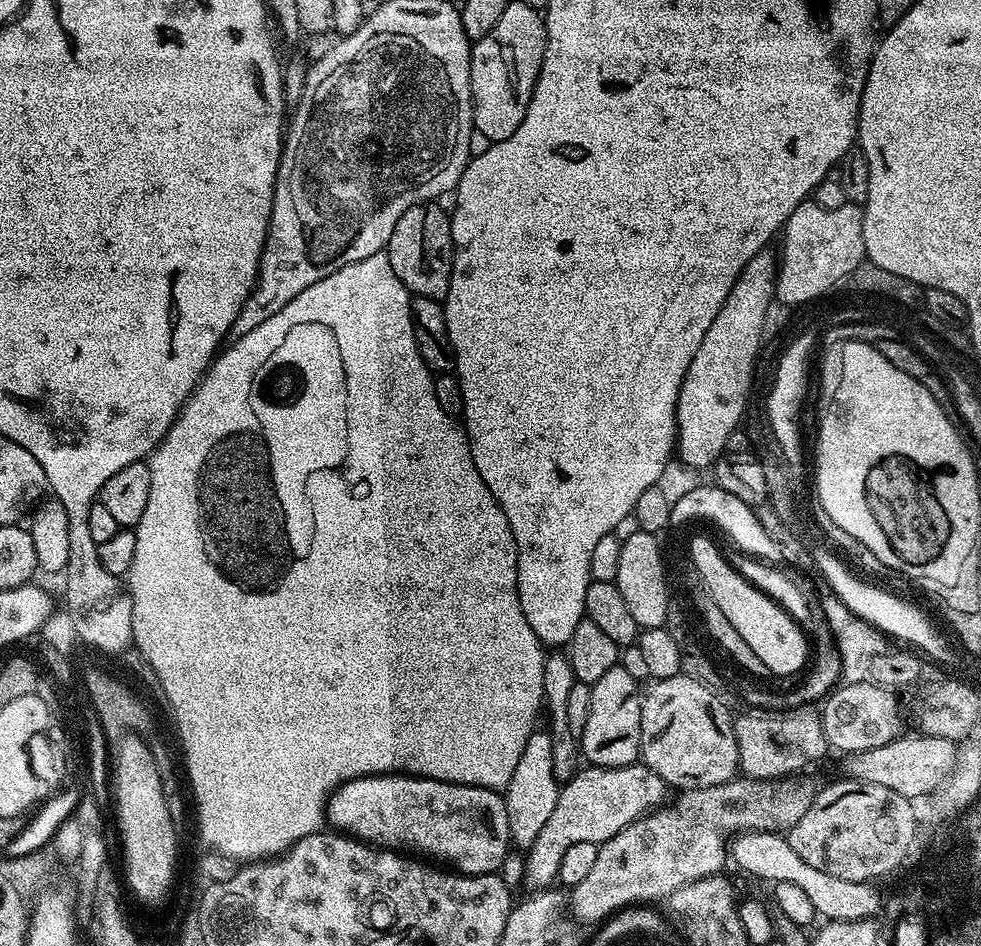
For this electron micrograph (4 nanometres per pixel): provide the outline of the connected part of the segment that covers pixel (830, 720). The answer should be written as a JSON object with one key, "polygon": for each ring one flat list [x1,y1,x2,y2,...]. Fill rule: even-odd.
{"polygon":[[875,682,841,683,828,693,822,704,824,729,829,745,843,754,874,750,901,735,900,720,896,717,896,700,887,687]]}

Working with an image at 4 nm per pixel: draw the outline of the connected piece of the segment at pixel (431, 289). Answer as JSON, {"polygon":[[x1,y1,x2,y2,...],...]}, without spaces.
{"polygon":[[425,202,410,206,410,210,398,218,398,226,394,226,394,234,390,234,386,251,394,274,398,274,402,286,406,286,412,296,443,301,452,277,452,222,449,213,443,212,438,205]]}

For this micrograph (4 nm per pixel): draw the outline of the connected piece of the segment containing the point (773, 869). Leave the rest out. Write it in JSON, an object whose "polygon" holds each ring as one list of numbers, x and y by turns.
{"polygon":[[743,832,739,833,730,844,730,858,748,874,758,876,773,883,792,882,809,895,819,917,827,921,854,921,868,918,868,908,860,908,860,888,866,888,869,881,835,878,825,871,816,870,795,853,787,837,778,832]]}

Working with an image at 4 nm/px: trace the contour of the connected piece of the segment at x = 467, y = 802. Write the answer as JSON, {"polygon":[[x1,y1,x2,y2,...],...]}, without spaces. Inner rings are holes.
{"polygon":[[407,774,360,776,356,780,347,780,344,784,341,784,340,787,332,793,332,797,328,799,328,803,326,805,326,820,333,829,339,830,341,833,347,834,365,844,370,844,385,850,395,850,401,854,409,852,412,854,419,854,421,857,429,856,429,858,424,858,427,858,432,862,439,862,441,865,455,870,462,876,486,876,500,870,500,867,504,864,504,859,508,856,508,846,510,847,513,843,510,822,508,821,507,816,505,797,501,795,499,791,490,788,470,786,469,784,451,784,445,780,425,780,423,778,409,776]]}

